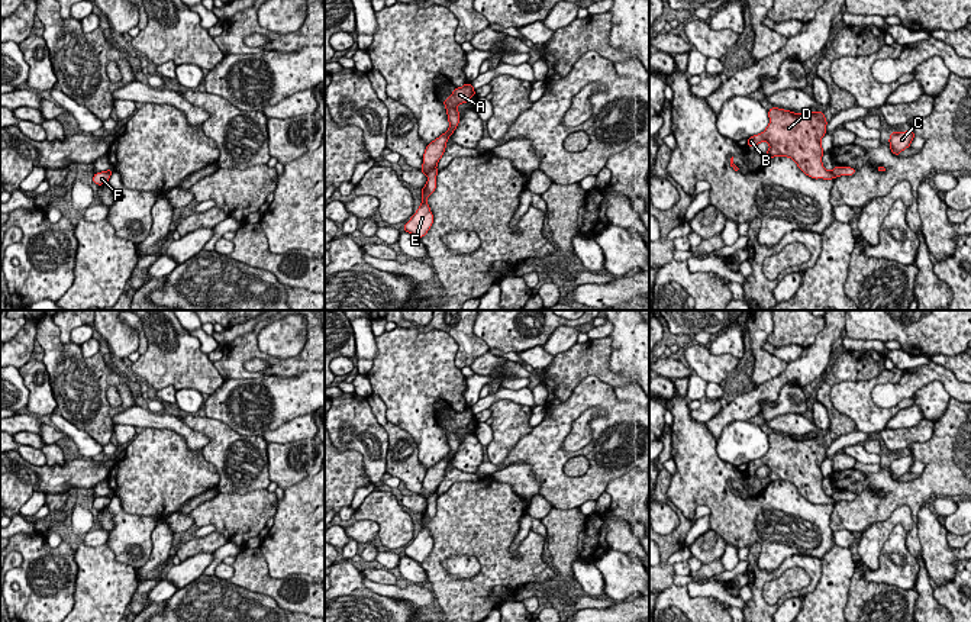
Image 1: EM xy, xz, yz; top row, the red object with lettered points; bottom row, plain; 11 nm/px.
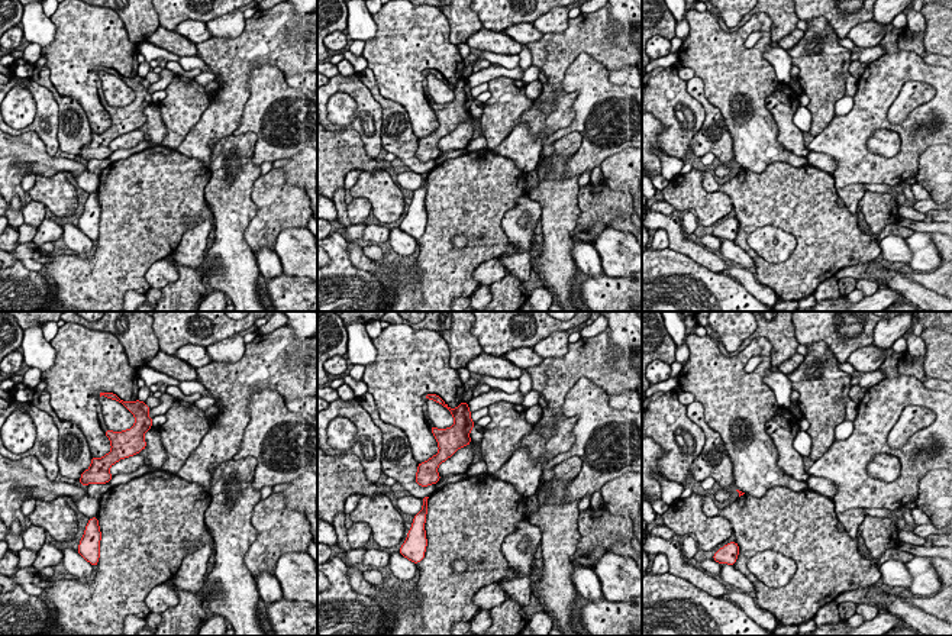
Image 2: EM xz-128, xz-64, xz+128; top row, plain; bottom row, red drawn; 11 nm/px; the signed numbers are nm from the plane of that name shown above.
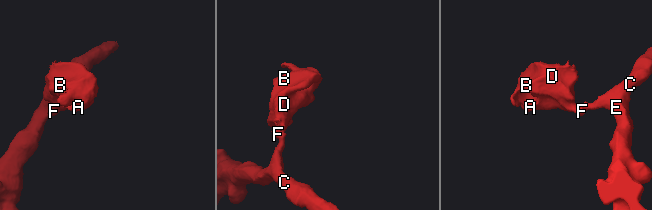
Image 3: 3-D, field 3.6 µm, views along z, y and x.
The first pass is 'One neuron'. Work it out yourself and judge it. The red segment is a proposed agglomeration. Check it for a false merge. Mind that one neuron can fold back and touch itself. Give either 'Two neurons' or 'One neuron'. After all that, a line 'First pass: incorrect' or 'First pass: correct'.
Two neurons
First pass: incorrect

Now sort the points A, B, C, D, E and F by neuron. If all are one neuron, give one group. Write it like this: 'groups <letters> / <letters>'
groups A B D F / C E

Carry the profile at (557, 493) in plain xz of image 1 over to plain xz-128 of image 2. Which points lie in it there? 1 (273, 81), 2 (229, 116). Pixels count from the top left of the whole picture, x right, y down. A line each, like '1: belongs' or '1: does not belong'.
1: belongs
2: does not belong

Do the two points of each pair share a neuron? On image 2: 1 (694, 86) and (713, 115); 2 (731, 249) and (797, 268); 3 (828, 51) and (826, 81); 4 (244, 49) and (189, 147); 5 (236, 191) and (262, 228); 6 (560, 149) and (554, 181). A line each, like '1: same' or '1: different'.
1: same
2: different
3: same
4: same
5: different
6: same

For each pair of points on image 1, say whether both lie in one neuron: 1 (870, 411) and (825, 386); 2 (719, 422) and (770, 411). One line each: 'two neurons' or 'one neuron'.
1: two neurons
2: two neurons

